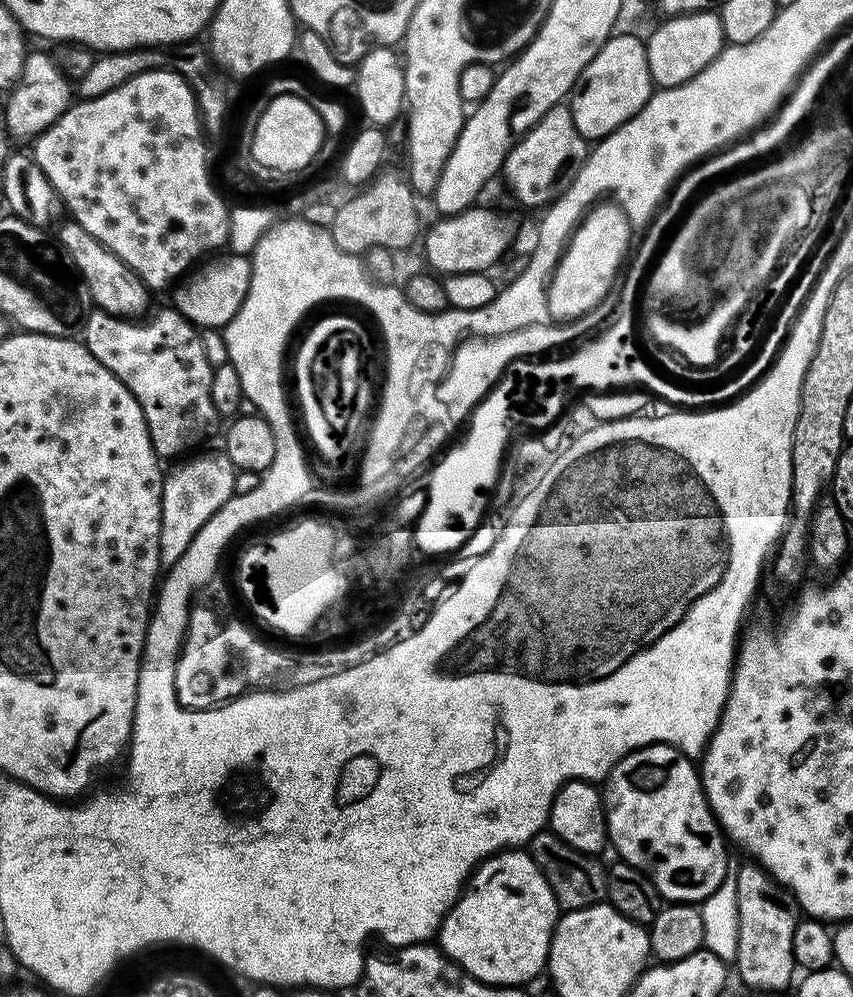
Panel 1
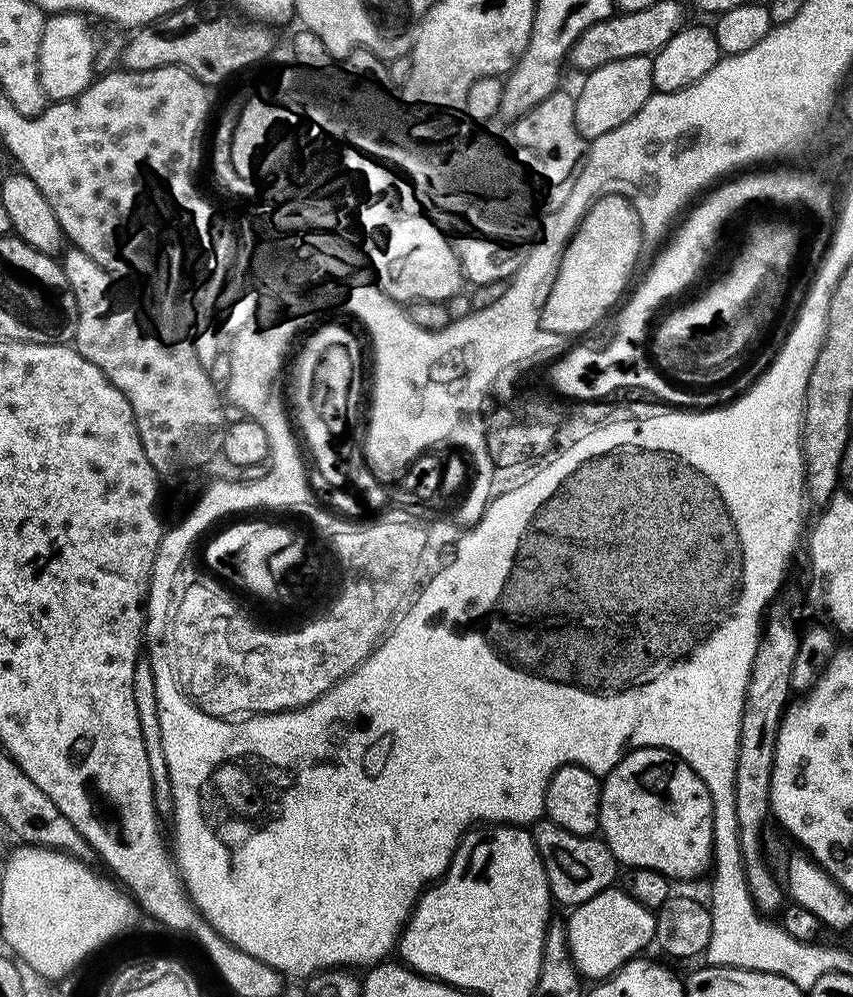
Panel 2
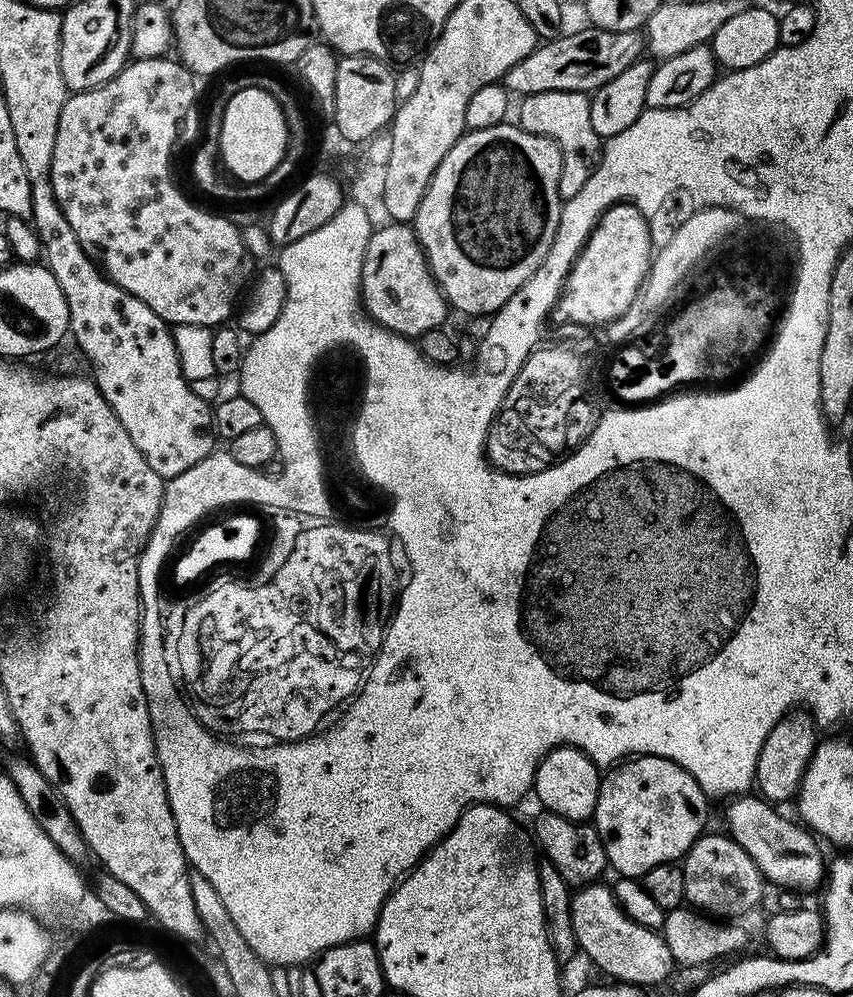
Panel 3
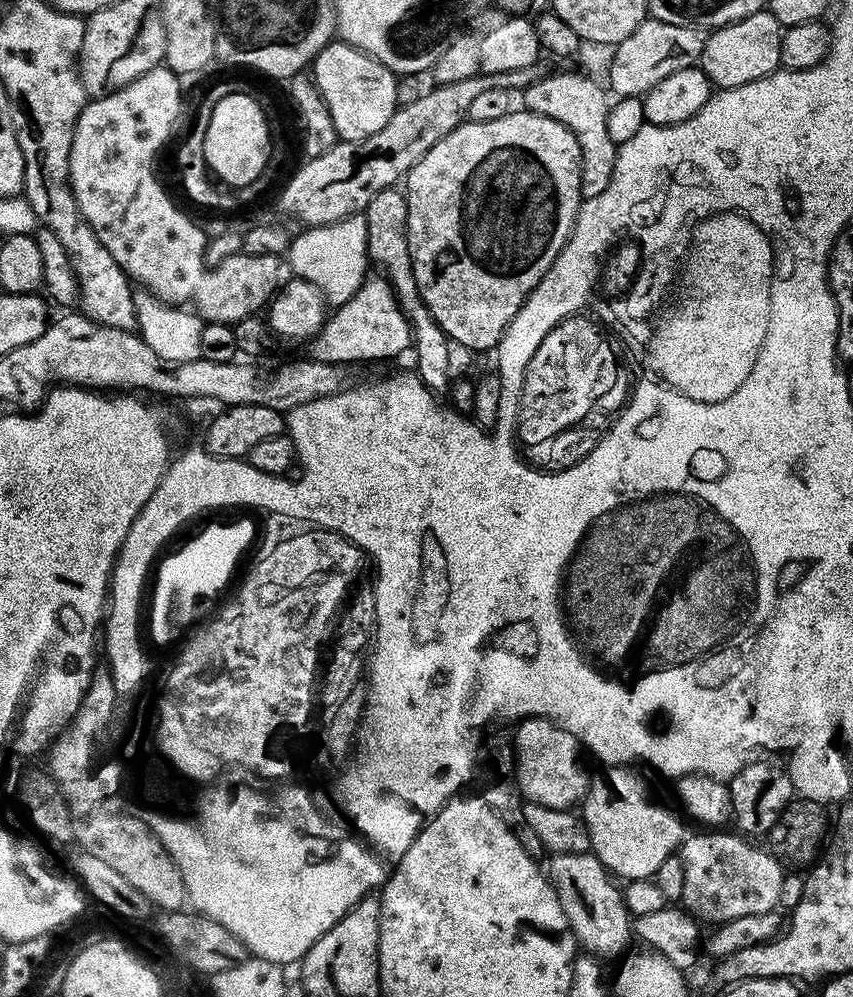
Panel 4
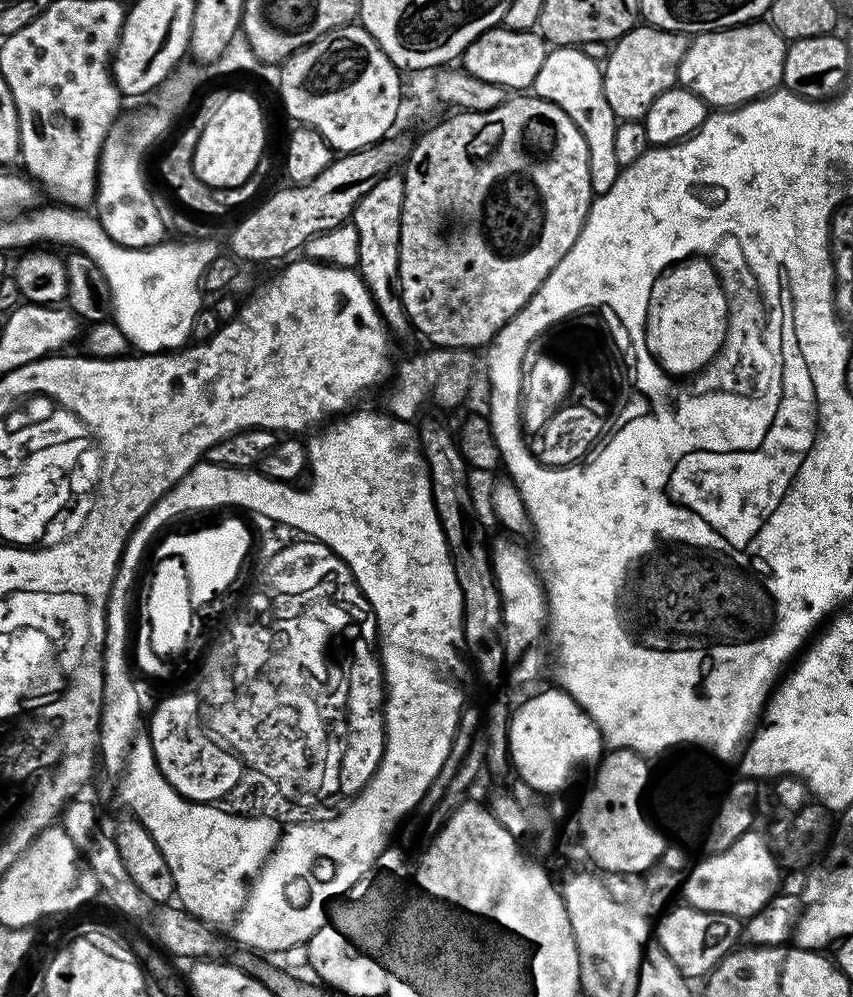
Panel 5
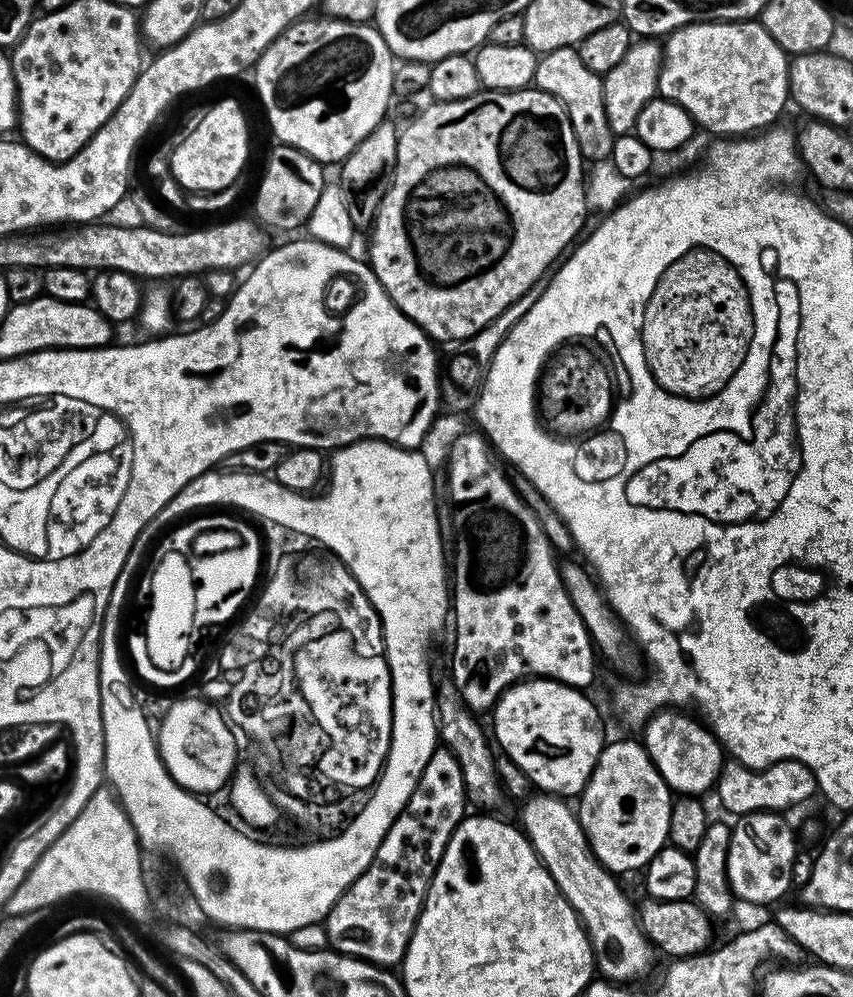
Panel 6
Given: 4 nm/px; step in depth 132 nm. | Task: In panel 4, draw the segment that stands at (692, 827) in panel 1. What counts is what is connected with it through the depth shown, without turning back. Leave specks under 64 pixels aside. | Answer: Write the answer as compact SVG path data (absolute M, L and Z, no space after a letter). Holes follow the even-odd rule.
M628 766L609 767L605 771L608 773L593 783L582 801L582 809L584 808L582 819L584 825L588 827L592 852L603 862L613 877L621 876L621 881L624 882L655 877L658 866L662 866L662 862L666 862L666 858L670 858L679 849L686 836L684 824L680 821L681 813L679 811L676 813L670 805L656 800L647 778L632 771L636 770Z

